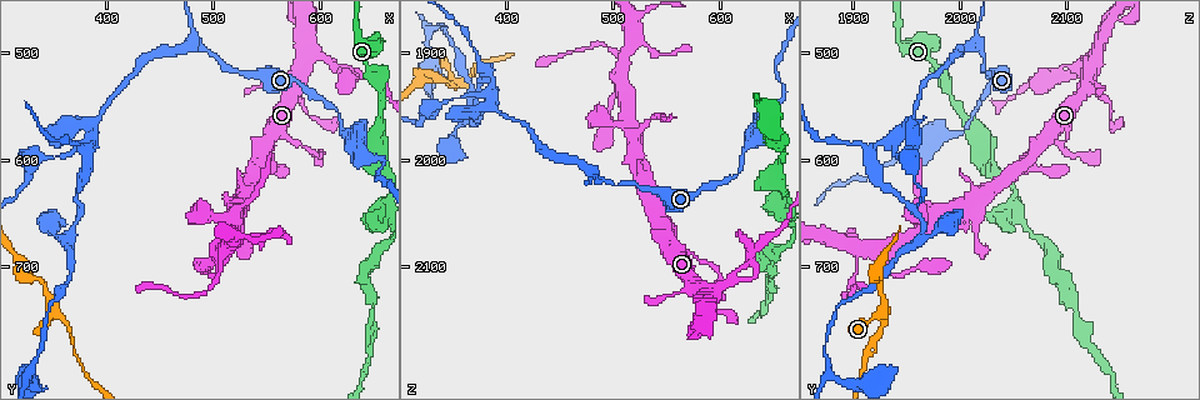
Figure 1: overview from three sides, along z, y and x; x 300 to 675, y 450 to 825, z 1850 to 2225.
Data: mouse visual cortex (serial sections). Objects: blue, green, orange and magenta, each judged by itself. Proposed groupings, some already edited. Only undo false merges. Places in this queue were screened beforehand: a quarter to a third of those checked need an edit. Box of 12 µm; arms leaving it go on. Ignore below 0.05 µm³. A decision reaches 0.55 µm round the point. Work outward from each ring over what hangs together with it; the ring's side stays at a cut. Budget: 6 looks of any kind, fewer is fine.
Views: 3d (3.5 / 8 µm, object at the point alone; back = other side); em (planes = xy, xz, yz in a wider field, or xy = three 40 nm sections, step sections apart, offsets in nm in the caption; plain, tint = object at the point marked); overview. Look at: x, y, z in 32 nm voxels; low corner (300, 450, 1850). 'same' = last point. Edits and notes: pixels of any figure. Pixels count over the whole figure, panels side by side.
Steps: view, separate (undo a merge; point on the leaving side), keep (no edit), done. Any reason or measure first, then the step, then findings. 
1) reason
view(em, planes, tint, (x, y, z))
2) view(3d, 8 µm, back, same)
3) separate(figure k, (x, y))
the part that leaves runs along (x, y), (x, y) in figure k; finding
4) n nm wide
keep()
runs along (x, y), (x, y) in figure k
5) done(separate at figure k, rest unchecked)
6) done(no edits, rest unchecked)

sudden change in width
view(3d, 3.5 µm, (590, 506, 2126))

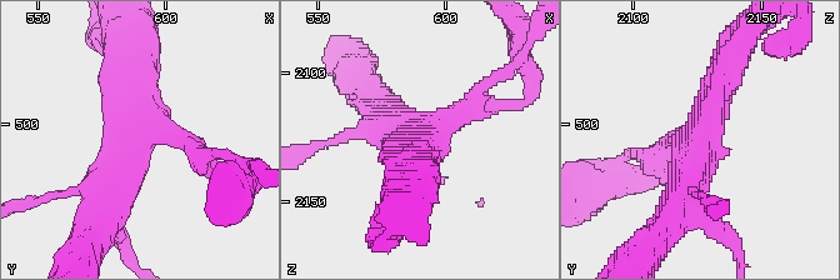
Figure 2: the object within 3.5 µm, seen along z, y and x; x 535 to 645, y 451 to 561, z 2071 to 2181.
3 arms; arms of 200, 450, 500 nm
view(em, xy, step 2, tint, (589, 507, 2125))

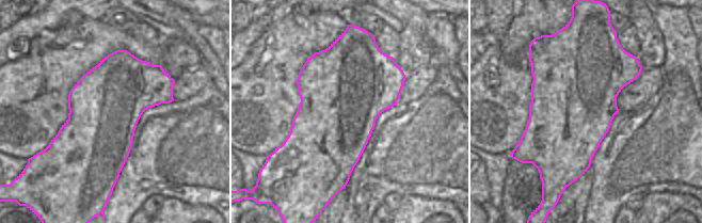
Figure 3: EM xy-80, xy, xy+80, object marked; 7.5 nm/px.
separate(figure 2, (208, 173))
the part that leaves runs along (183, 136), (233, 155), (240, 194) in figure 2; two cells meet here

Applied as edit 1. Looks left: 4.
abrupt turn
view(3d, 3.5 µm, (644, 596, 2018))

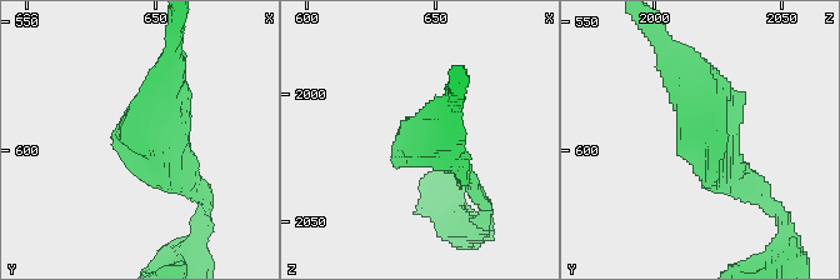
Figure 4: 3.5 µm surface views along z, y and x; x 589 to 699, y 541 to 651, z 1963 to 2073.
view(em, planes, tint, (646, 597, 2020))

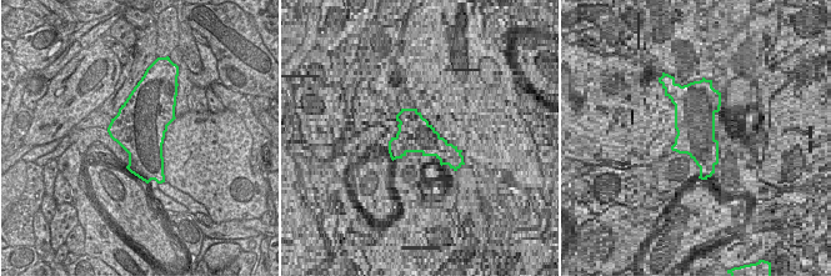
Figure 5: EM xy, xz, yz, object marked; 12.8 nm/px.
keep()
runs along (688, 68), (706, 148), (751, 183) in figure 4; continuous, no second cell

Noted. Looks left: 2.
thin arm on a thick one
view(3d, 8 µm, (508, 686, 1910))

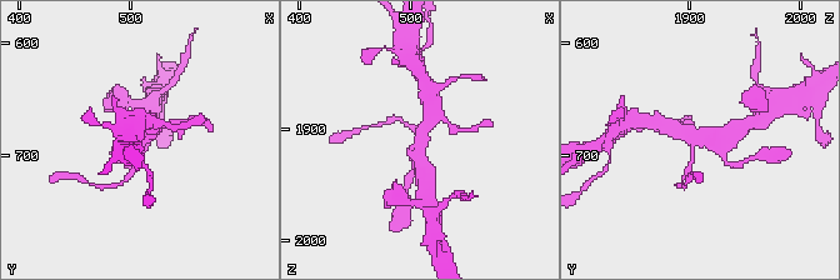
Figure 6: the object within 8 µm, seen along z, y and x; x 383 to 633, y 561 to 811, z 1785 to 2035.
3 arms; arms of 150, 400, 450 nm; need the tissue
view(em, xy, step 1, tint, (506, 682, 1908))

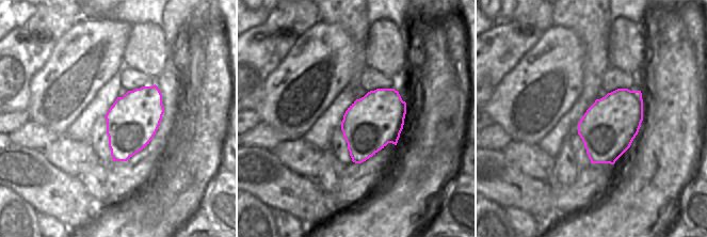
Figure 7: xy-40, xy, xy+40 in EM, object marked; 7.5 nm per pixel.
keep()
runs along (731, 140), (669, 126) in figure 6; one cell here

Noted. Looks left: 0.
done(separate at figure 2, rest unchecked)

